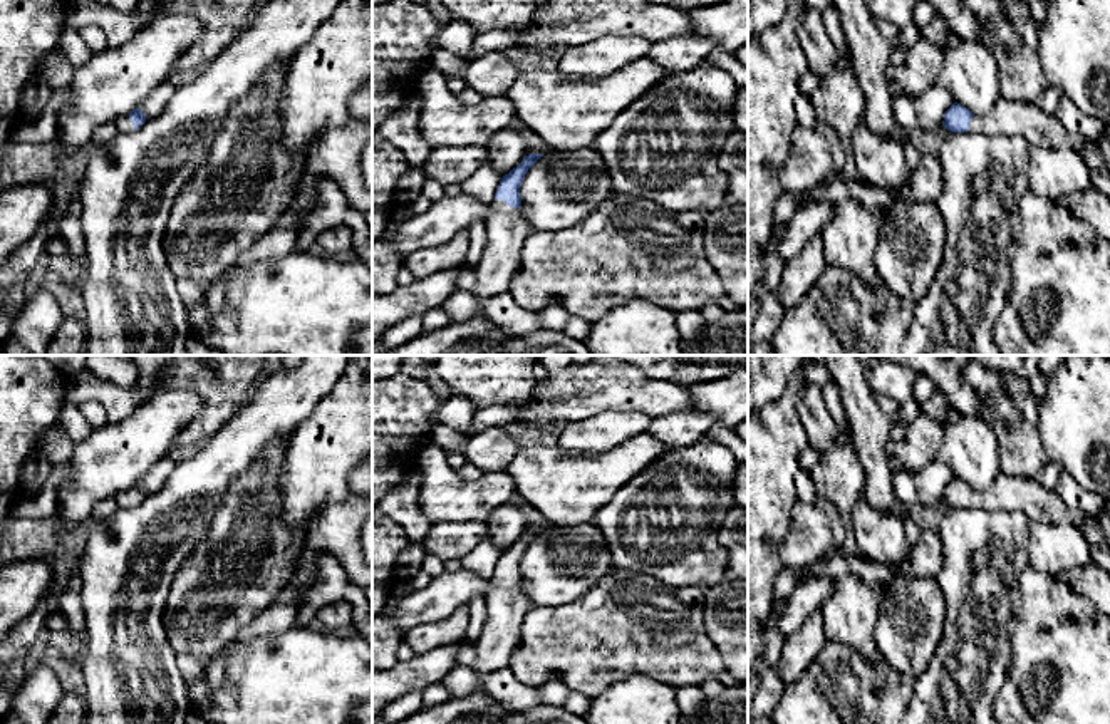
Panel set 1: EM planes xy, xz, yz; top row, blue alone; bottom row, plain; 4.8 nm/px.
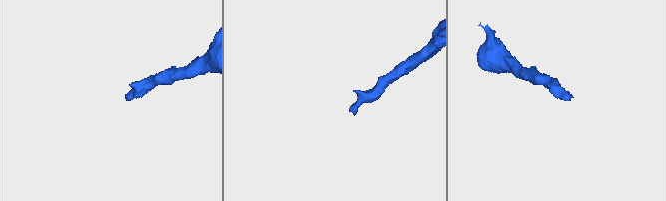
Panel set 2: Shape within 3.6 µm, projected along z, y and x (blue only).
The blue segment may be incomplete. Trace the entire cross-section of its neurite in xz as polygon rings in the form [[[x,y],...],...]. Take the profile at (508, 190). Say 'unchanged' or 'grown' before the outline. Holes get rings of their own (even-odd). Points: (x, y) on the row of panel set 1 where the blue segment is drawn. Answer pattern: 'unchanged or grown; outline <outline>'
grown; outline [[[525,156],[498,184],[495,201],[491,203],[493,218],[486,228],[486,245],[475,268],[478,280],[473,292],[481,298],[510,290],[510,280],[520,265],[525,240],[532,233],[530,223],[520,211],[520,186],[528,169],[542,156]]]

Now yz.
grown; outline [[[1003,97],[984,116],[974,116],[954,102],[946,111],[942,126],[951,132],[1023,136],[1031,147],[1070,146],[1080,151],[1087,142],[1097,142],[1097,139],[1070,134],[1055,114],[1046,114],[1031,102]]]

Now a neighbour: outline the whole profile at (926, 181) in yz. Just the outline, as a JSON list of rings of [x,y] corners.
[[[921,154],[910,173],[907,194],[919,203],[936,203],[942,189],[942,169],[937,156]]]

